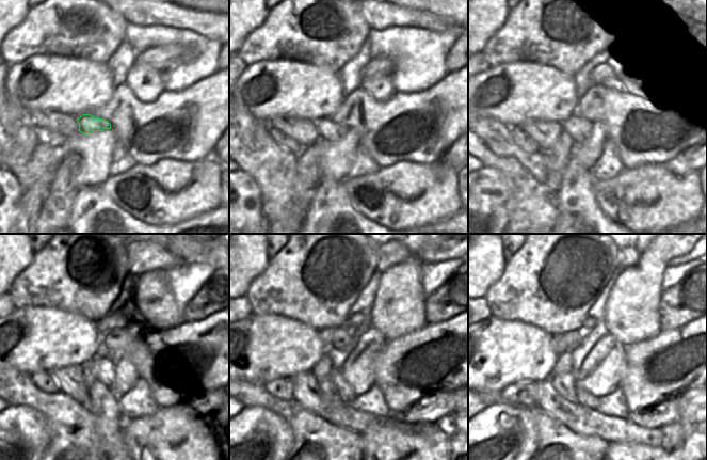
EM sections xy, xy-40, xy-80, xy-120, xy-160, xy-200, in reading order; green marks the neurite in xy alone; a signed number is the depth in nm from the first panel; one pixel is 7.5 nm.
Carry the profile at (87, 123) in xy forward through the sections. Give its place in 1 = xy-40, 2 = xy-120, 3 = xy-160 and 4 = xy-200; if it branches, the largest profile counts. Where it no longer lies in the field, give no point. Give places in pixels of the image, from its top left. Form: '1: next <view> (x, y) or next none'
1: next xy-40 (330, 129)
2: next xy-120 (102, 368)
3: next xy-160 (347, 394)
4: next xy-200 (584, 398)

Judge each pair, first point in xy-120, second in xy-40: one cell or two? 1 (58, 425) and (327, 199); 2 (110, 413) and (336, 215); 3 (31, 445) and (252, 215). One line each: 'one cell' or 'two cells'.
1: two cells
2: one cell
3: one cell

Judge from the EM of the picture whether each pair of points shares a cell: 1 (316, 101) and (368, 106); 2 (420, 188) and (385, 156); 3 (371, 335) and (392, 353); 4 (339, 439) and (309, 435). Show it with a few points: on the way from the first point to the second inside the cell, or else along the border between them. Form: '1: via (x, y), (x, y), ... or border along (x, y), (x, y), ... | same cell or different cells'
1: border along (346, 95), (331, 116) | different cells
2: border along (418, 162), (398, 161), (380, 168) | different cells
3: border along (387, 342), (375, 361), (375, 369) | different cells
4: via (332, 439), (317, 439) | same cell

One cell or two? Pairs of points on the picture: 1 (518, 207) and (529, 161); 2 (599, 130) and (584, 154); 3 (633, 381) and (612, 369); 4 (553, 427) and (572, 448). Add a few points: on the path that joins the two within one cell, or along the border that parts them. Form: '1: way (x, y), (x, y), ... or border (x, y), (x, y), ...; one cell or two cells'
1: border (517, 179), (520, 202), (528, 211), (523, 222); two cells
2: way (598, 136), (590, 148); one cell
3: border (624, 350), (626, 354), (626, 370), (617, 386); two cells
4: way (556, 432), (566, 443); one cell

